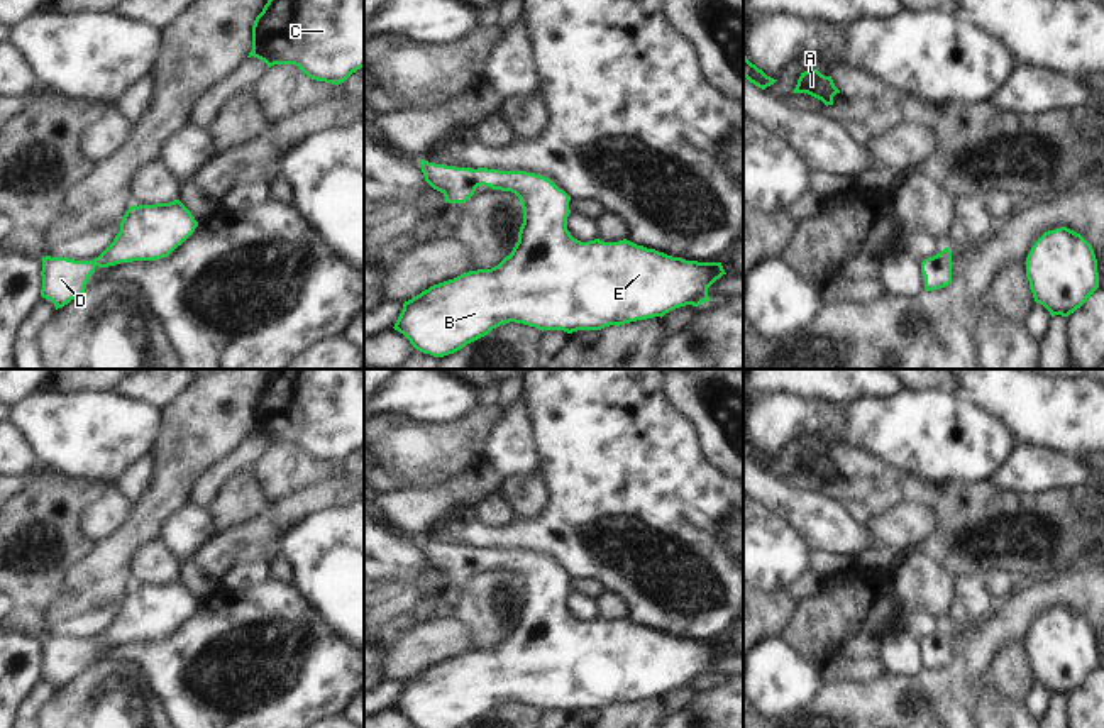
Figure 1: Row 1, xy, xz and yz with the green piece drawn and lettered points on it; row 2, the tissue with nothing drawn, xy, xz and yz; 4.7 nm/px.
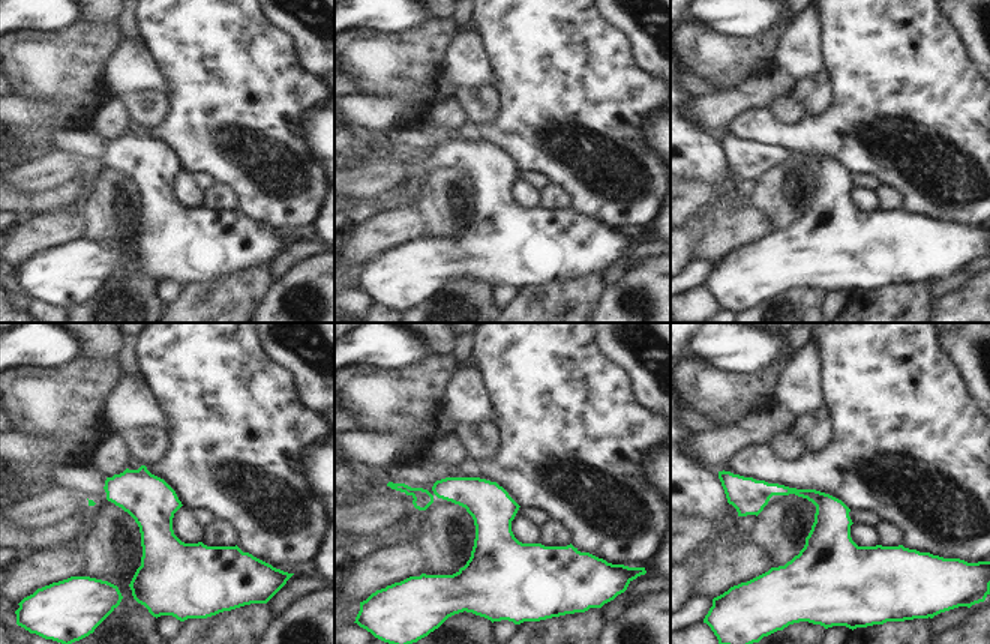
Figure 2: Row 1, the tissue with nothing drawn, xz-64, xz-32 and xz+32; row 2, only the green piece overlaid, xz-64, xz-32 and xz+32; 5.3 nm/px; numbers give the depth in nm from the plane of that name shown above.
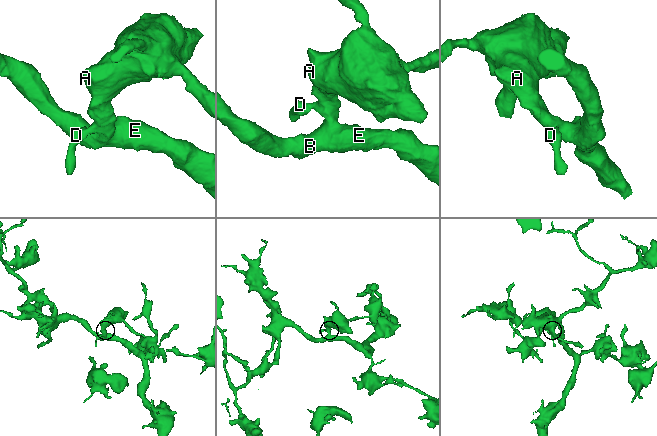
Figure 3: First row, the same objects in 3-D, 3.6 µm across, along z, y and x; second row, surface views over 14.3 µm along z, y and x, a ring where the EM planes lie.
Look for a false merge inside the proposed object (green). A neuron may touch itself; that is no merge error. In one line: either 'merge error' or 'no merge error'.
no merge error

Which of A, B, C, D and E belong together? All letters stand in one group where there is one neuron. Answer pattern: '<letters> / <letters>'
A B C D E

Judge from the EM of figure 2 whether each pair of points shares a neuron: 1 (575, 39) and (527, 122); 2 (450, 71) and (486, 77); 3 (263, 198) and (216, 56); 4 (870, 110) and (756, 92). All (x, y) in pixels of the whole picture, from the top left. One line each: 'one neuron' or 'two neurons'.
1: one neuron
2: one neuron
3: one neuron
4: two neurons

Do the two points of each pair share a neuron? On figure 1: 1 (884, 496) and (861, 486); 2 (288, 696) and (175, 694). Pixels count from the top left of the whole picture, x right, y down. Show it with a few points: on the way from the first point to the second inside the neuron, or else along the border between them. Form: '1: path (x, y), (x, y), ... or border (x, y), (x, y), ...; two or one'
1: path (879, 491), (866, 488); one
2: path (288, 647), (292, 635), (273, 618), (202, 645); one

